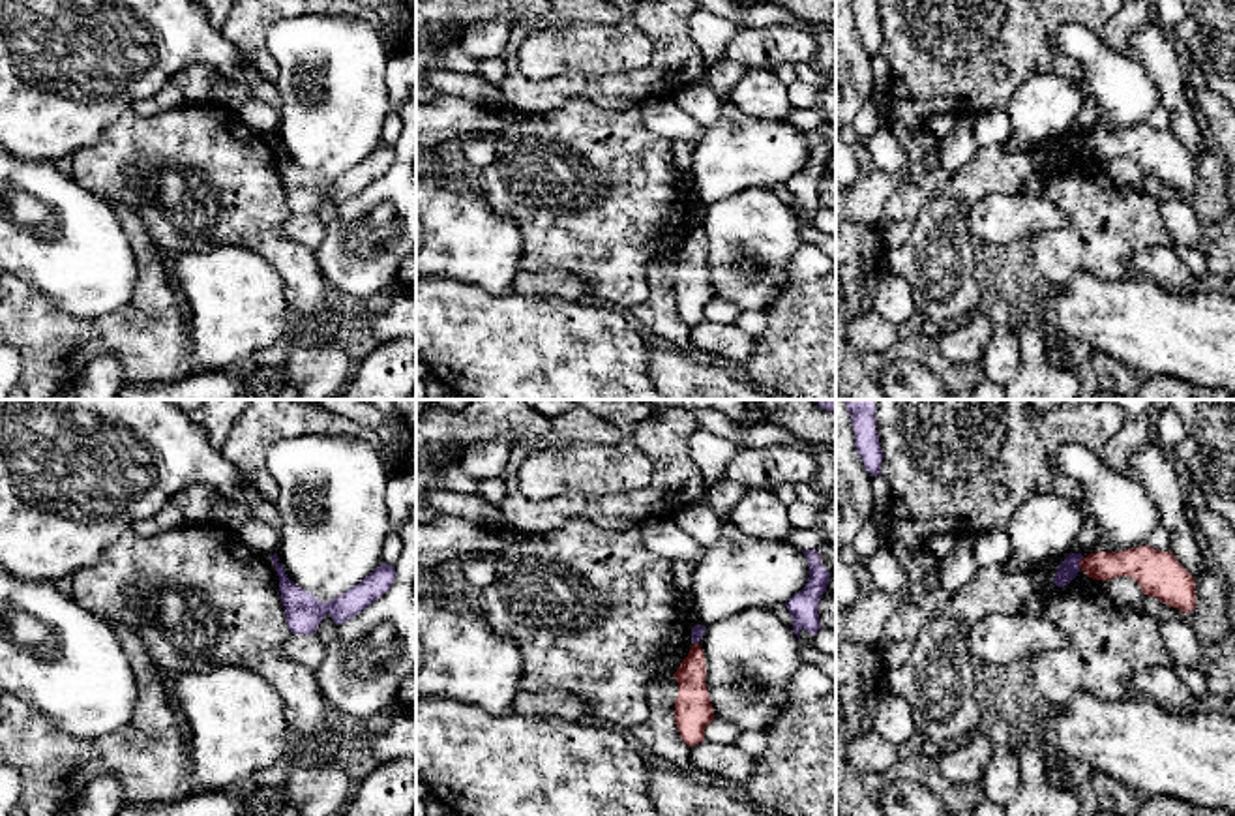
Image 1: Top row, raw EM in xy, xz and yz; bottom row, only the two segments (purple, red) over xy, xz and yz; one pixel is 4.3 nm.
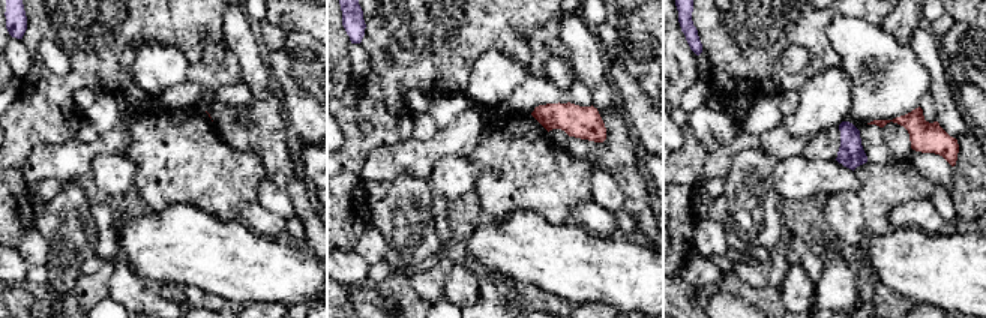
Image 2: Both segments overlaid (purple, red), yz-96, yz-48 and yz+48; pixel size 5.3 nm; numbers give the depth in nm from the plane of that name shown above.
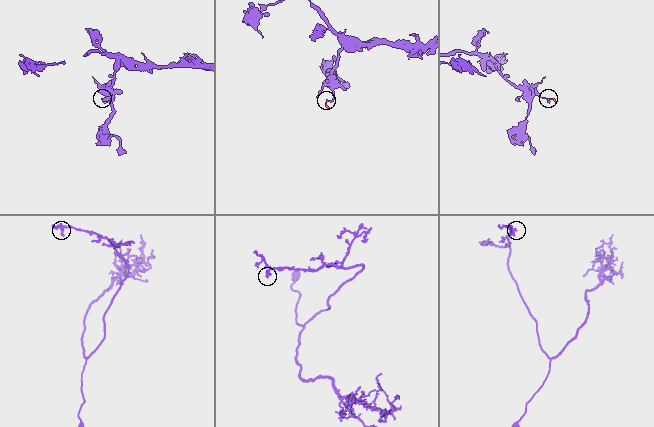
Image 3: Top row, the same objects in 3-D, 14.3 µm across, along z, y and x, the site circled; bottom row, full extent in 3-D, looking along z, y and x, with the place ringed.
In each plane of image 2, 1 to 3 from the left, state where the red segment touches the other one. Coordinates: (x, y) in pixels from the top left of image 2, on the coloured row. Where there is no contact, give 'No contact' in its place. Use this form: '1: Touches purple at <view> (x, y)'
1: No contact
2: No contact
3: No contact

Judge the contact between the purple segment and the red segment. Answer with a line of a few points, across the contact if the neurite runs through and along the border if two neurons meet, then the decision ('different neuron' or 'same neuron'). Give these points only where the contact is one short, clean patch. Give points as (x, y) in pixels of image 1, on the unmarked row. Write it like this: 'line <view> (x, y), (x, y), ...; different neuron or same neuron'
line yz (1084, 137), (1078, 147); different neuron

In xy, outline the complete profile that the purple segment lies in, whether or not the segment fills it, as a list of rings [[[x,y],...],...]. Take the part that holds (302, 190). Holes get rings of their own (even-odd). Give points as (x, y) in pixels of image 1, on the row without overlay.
[[[277,133],[270,137],[279,156],[285,199],[292,214],[315,214],[319,203],[324,199],[326,193],[332,195],[335,204],[356,197],[362,189],[379,180],[395,159],[395,148],[392,144],[380,144],[358,165],[335,176],[332,182],[319,182],[315,174],[294,165],[287,158],[277,139]]]

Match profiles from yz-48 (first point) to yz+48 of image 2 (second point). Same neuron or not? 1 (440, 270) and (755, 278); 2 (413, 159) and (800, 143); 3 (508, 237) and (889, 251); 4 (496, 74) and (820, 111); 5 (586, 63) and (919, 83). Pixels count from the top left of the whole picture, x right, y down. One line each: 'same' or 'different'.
1: same
2: same
3: same
4: same
5: different

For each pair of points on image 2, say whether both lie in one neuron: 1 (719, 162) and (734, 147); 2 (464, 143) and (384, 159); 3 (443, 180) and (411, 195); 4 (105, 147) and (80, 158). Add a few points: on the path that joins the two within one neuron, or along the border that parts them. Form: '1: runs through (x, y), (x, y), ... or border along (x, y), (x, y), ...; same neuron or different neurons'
1: runs through (722, 159), (731, 150); same neuron
2: runs through (444, 143), (420, 156), (404, 158); same neuron
3: border along (426, 179), (432, 189); different neurons
4: runs through (99, 147), (86, 152); same neuron

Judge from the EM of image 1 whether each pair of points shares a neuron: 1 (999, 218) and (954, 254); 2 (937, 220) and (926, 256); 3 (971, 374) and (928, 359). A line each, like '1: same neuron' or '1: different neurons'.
1: different neurons
2: same neuron
3: same neuron

